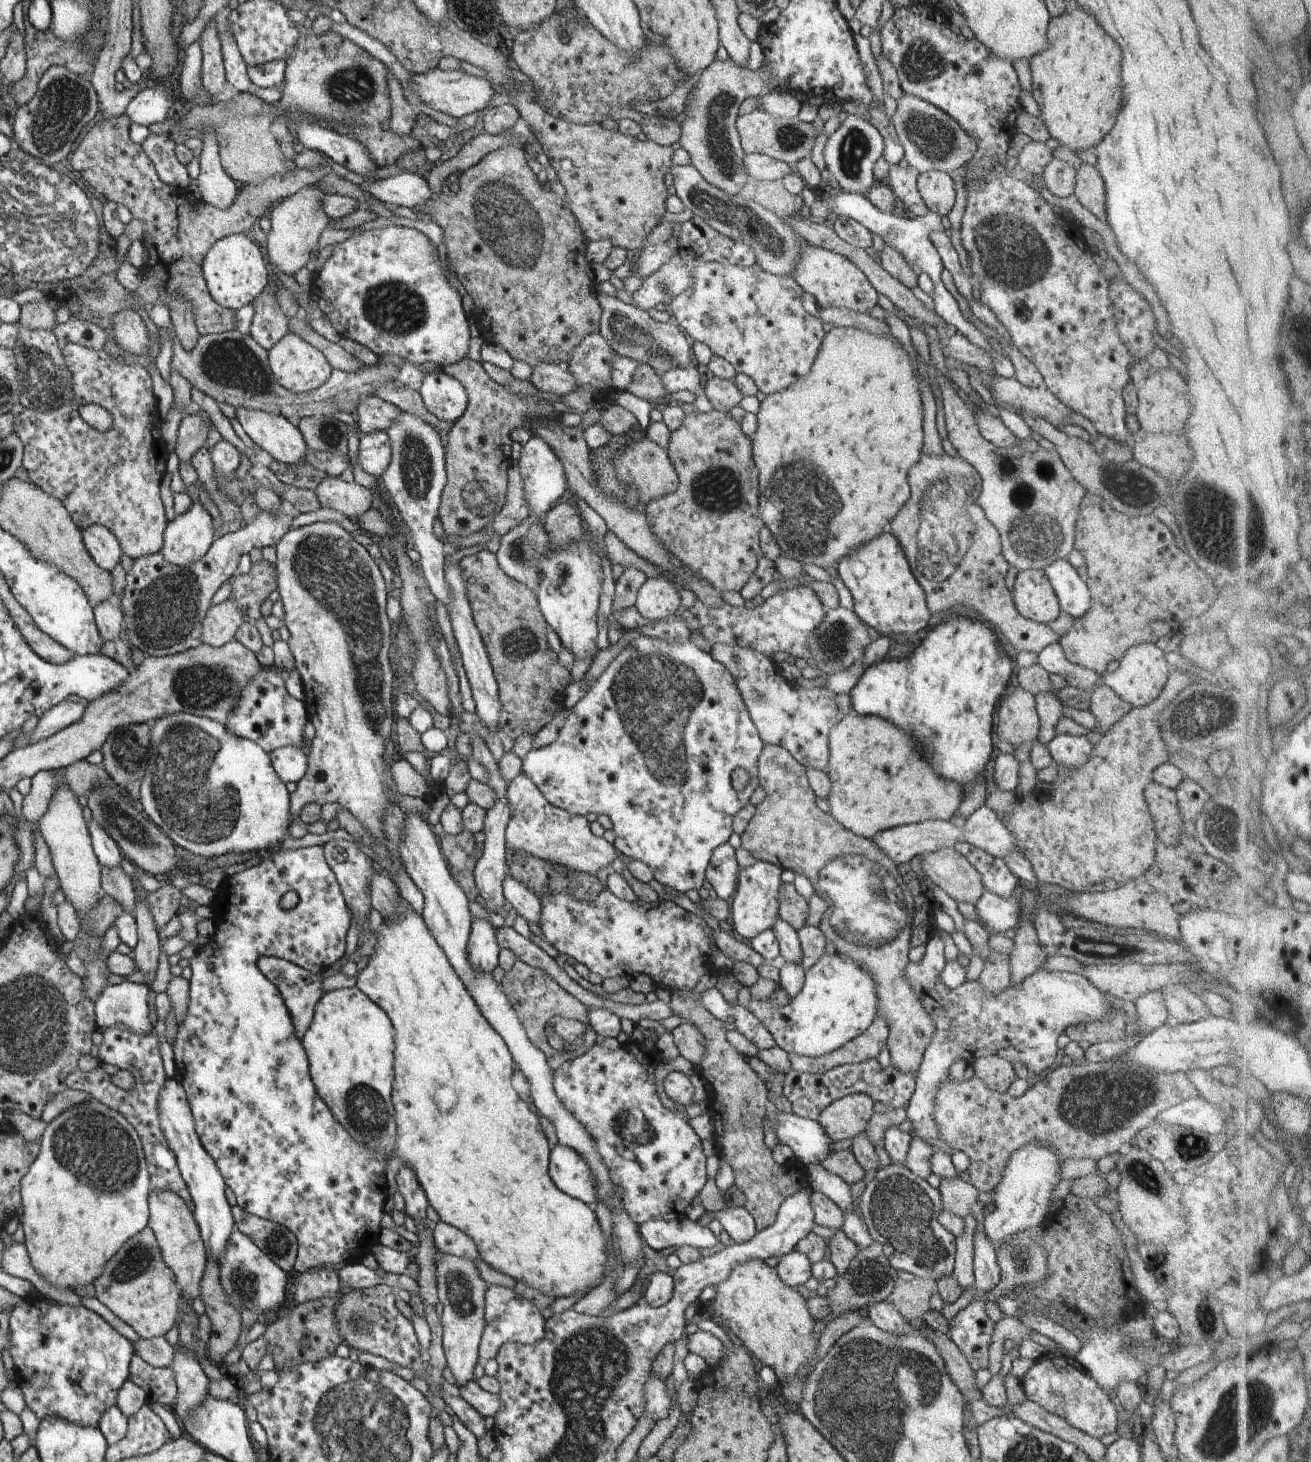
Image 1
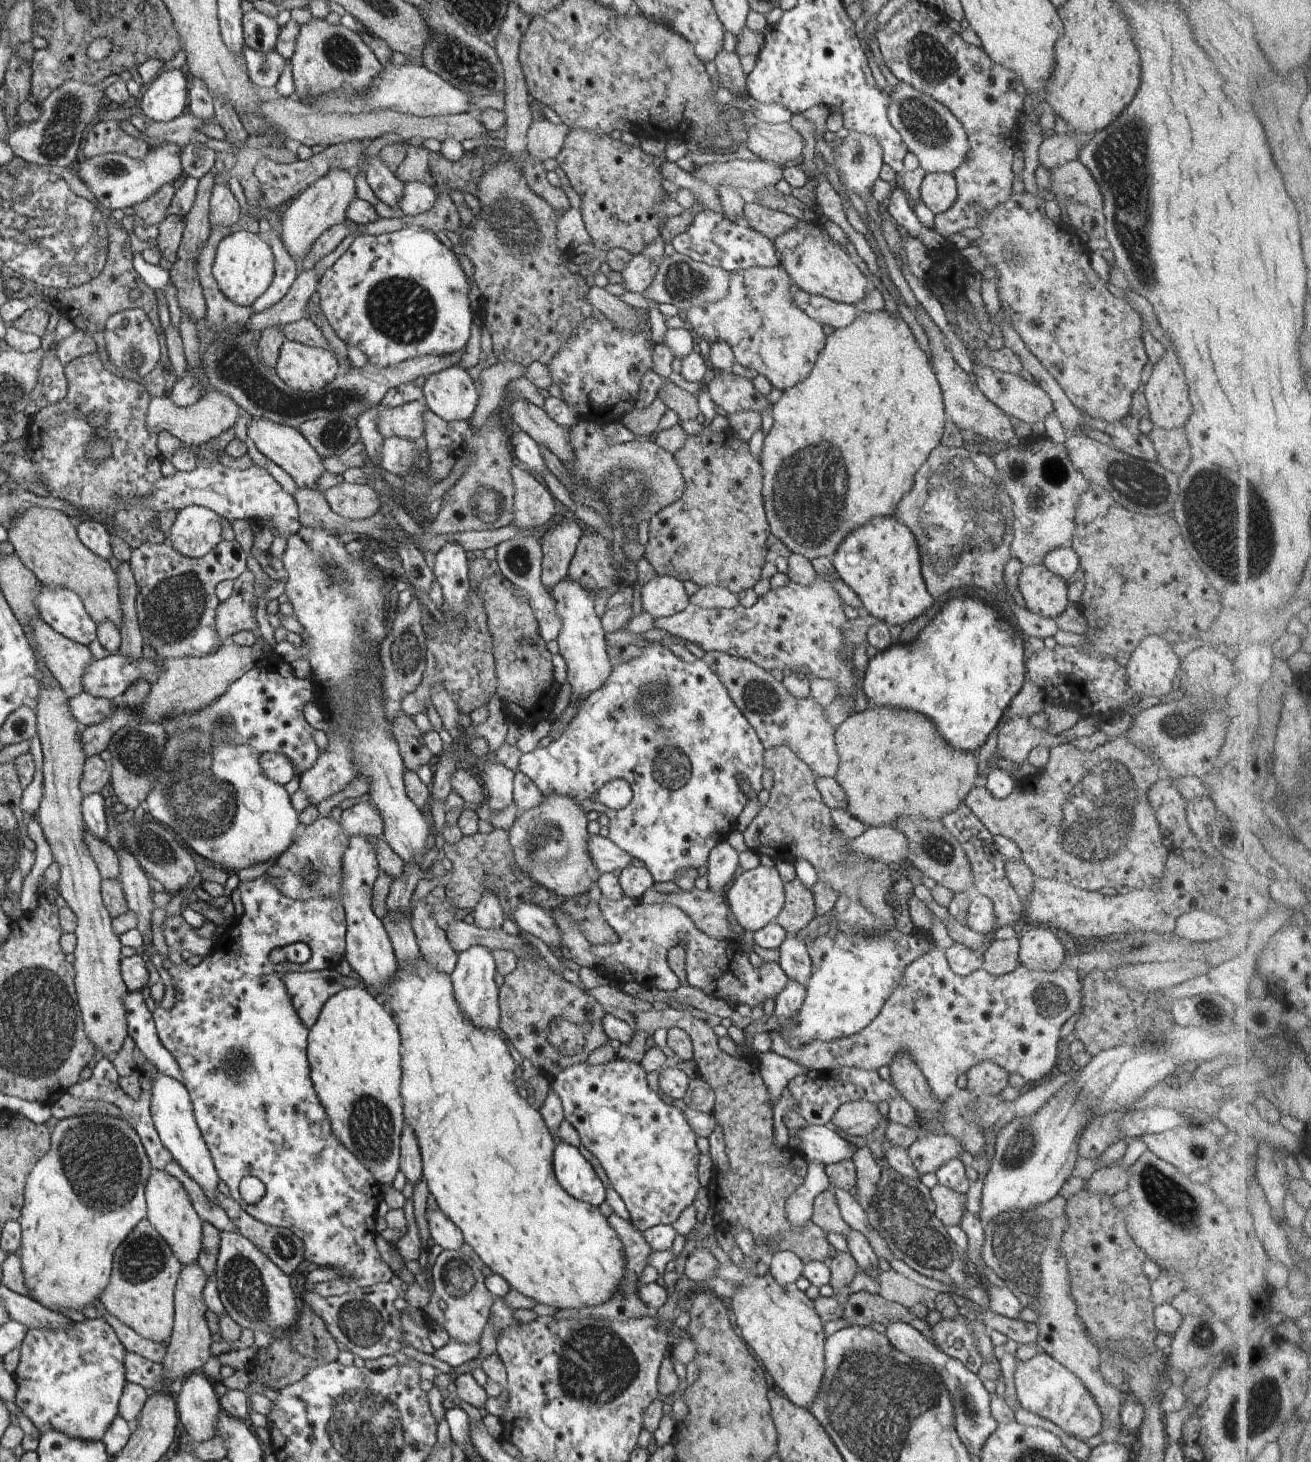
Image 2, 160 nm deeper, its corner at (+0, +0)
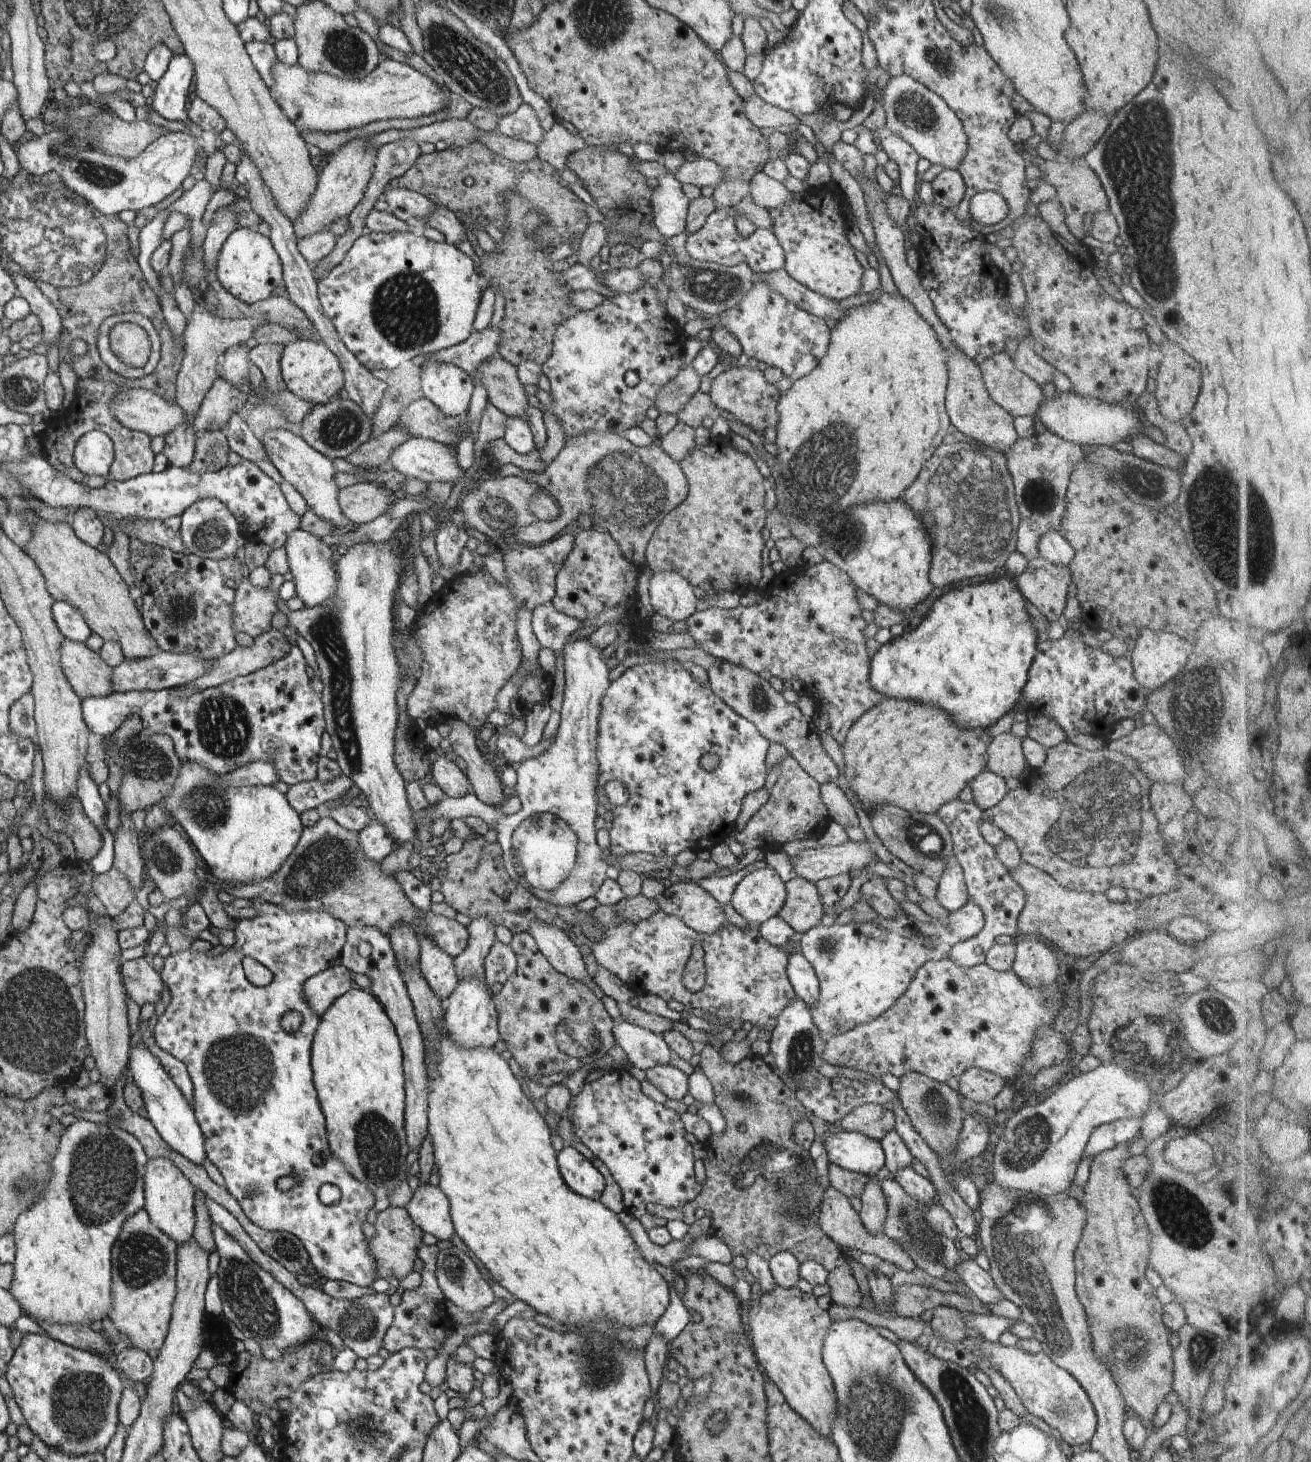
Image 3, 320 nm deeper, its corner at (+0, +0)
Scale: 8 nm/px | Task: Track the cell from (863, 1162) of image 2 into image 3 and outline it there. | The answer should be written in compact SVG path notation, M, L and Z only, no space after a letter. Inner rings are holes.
M872 1175L870 1178L860 1196L862 1208L859 1217L870 1234L880 1235L886 1227L887 1200L876 1176Z

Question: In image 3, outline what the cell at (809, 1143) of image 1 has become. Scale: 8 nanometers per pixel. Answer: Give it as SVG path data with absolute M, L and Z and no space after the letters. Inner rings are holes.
M840 1132L825 1139L829 1162L853 1173L876 1176L885 1165L881 1141L859 1132Z

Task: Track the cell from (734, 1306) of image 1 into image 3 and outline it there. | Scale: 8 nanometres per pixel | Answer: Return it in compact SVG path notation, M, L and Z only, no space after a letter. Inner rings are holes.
M775 1282L774 1288L763 1291L756 1303L745 1304L743 1312L753 1352L766 1376L776 1384L792 1410L807 1420L818 1434L831 1440L837 1394L822 1358L823 1340L831 1323L828 1311L818 1306L812 1293L805 1293L796 1285L785 1289Z

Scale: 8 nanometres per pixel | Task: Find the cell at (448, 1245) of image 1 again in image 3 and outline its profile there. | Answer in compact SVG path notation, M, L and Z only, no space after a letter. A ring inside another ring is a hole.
M432 1182L422 1183L405 1206L410 1218L423 1232L436 1236L440 1244L450 1241L455 1234L451 1206L446 1193Z

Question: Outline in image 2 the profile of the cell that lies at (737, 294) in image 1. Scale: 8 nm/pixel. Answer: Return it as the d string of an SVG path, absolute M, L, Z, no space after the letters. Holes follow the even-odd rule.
M780 265L736 270L730 273L730 288L724 298L720 298L718 302L708 302L704 306L690 306L684 313L684 319L697 340L704 339L709 344L726 342L735 356L735 363L756 370L760 376L768 378L774 389L784 391L810 375L820 352L826 346L827 338L823 326L796 306L790 292L793 284Z

